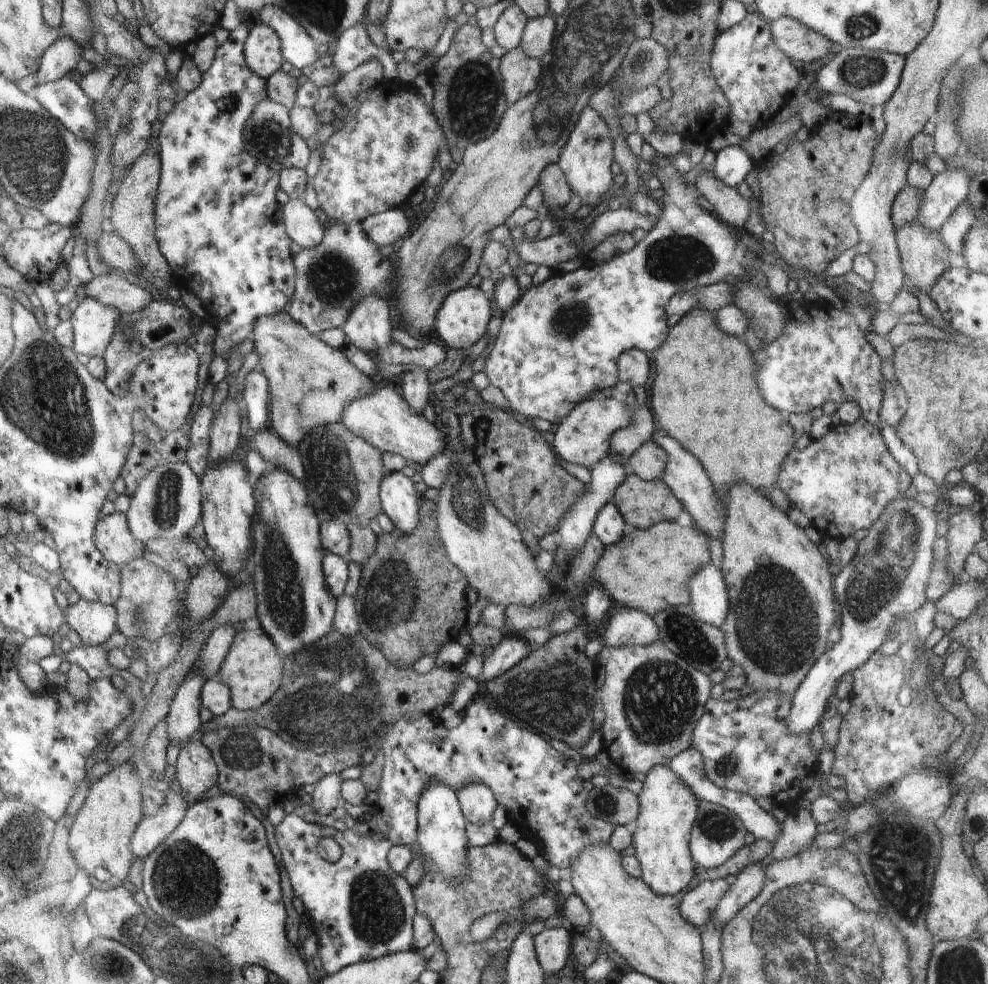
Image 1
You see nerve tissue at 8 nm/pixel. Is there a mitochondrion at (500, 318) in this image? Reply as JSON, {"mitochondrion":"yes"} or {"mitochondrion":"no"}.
{"mitochondrion":"no"}

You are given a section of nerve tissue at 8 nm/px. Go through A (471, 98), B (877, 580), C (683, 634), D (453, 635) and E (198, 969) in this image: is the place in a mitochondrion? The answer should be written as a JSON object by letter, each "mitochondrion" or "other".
{"A":"mitochondrion","B":"mitochondrion","C":"mitochondrion","D":"other","E":"mitochondrion"}

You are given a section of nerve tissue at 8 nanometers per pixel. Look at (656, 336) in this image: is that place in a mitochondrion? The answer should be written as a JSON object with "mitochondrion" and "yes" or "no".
{"mitochondrion":"no"}

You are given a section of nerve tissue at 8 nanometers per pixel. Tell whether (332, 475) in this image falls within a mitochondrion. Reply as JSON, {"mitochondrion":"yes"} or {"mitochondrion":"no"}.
{"mitochondrion":"yes"}

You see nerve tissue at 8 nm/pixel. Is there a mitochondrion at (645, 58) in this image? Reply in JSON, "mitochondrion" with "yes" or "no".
{"mitochondrion":"yes"}

